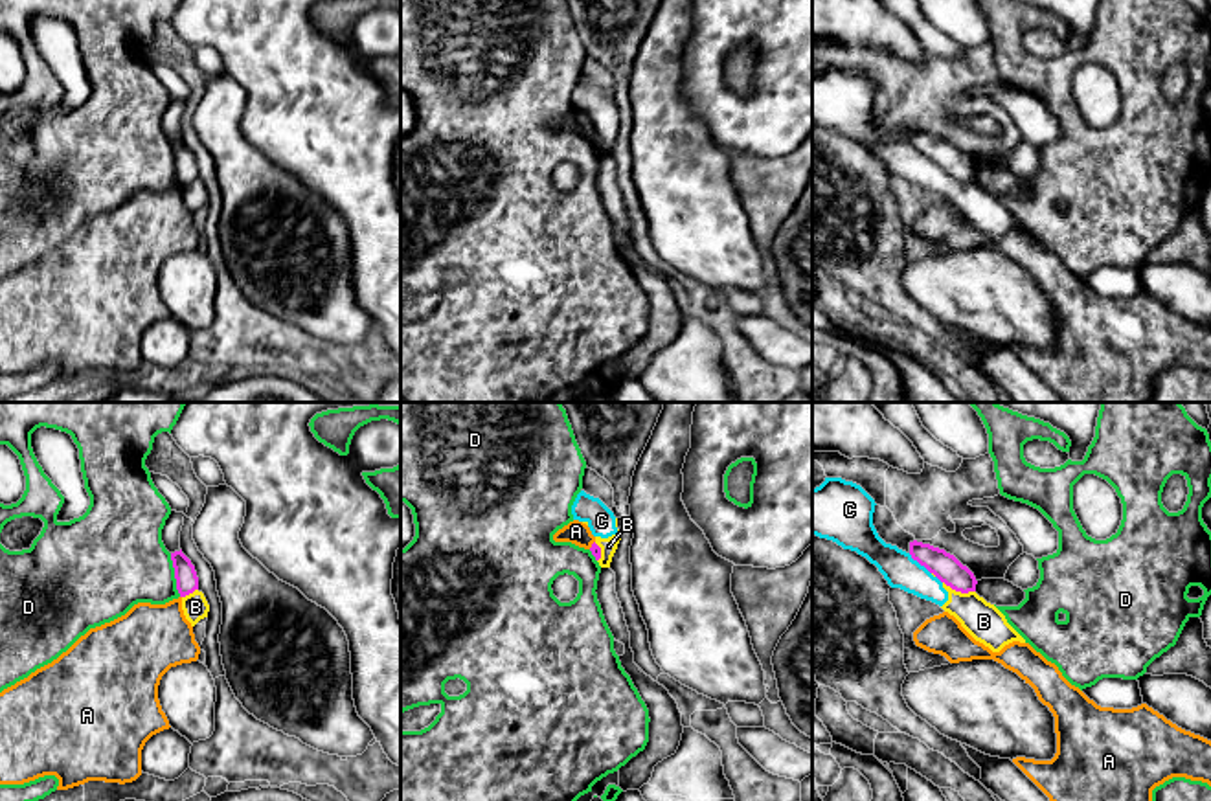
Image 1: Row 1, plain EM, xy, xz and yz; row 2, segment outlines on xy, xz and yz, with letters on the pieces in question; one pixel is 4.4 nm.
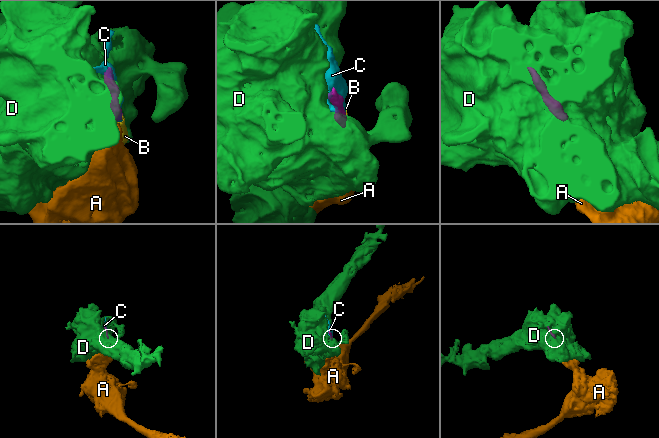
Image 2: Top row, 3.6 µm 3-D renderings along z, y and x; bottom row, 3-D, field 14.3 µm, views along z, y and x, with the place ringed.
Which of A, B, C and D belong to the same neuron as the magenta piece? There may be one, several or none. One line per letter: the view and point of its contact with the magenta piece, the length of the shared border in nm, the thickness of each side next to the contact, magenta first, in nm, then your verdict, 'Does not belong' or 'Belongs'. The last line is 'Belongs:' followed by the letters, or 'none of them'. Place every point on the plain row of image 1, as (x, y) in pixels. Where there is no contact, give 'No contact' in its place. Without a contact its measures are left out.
A: Touches magenta at xz (592, 133). Shared border 50 nm. Thickness 50 nm (magenta) against 100 nm. Does not belong
B: Touches magenta at yz (960, 179). Shared border 150 nm. Thickness 120 nm (magenta) against 170 nm. Does not belong
C: Touches magenta at yz (919, 151). Shared border 140 nm. Thickness 120 nm (magenta) against 150 nm. Does not belong
D: Touches magenta at xy (175, 164). Shared border 200 nm. Thickness 100 nm (magenta) against 400 nm. Does not belong
Belongs: none of them

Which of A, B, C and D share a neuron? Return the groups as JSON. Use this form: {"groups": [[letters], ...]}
{"groups": [["A"], ["B", "C"], ["D"]]}

